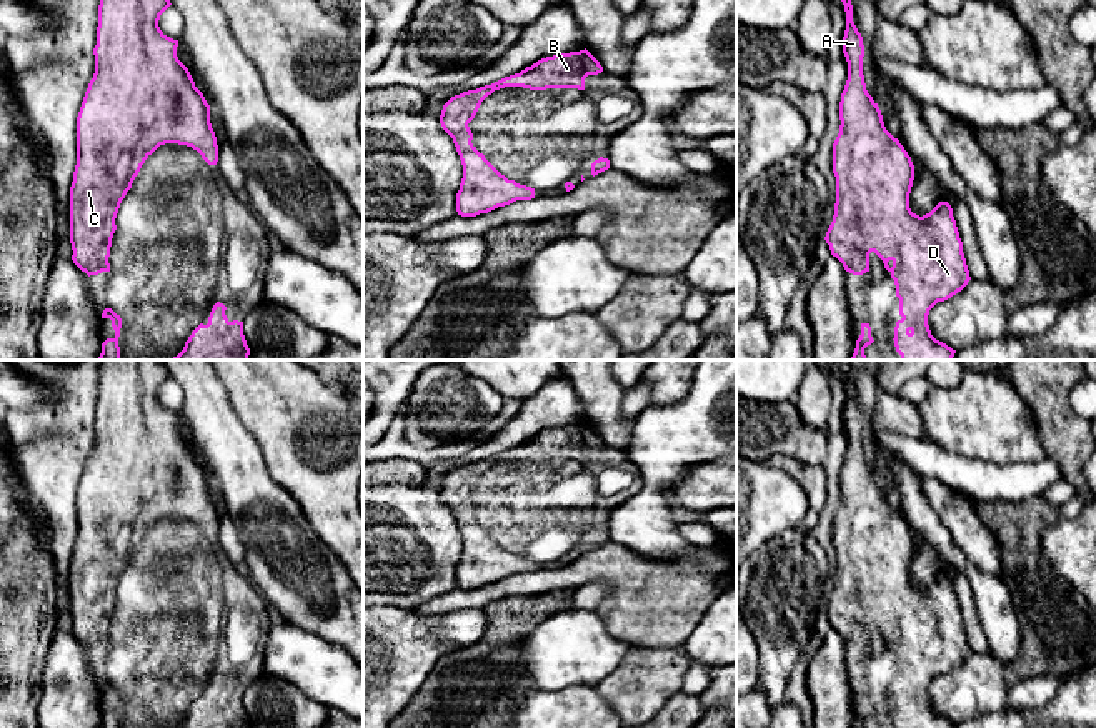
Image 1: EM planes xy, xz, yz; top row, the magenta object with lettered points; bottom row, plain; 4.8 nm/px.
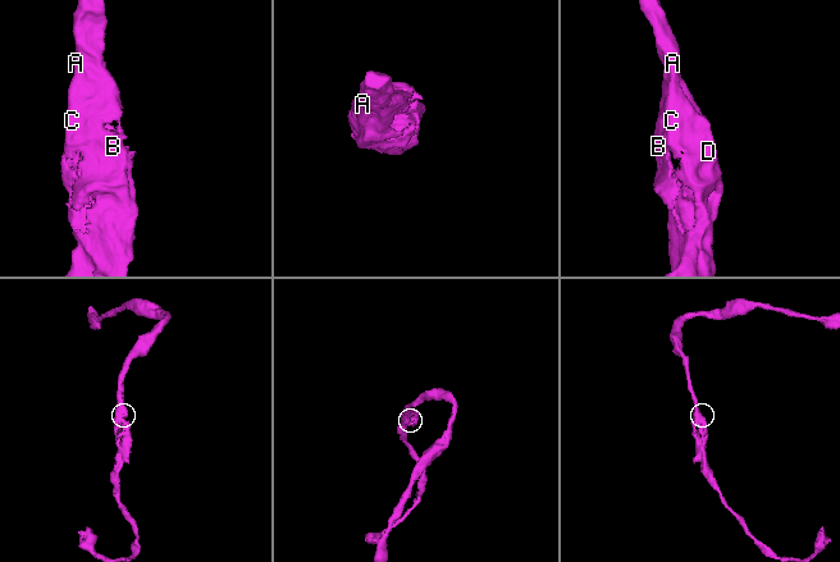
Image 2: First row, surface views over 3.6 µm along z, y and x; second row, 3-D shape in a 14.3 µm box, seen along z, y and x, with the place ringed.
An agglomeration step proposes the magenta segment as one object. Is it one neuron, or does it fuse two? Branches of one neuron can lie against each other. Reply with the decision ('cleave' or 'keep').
keep

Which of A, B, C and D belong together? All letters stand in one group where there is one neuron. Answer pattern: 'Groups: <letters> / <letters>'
Groups: A B C D

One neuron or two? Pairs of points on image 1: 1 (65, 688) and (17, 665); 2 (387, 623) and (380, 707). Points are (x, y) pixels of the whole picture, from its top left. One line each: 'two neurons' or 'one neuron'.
1: two neurons
2: one neuron

